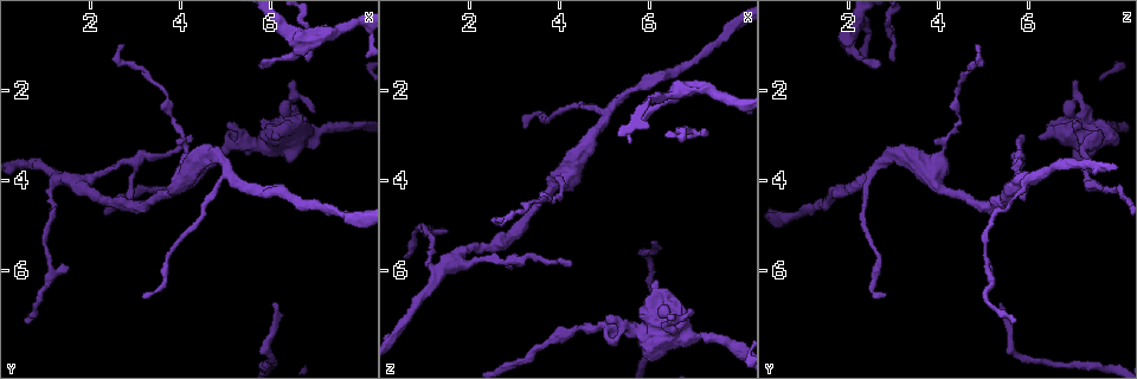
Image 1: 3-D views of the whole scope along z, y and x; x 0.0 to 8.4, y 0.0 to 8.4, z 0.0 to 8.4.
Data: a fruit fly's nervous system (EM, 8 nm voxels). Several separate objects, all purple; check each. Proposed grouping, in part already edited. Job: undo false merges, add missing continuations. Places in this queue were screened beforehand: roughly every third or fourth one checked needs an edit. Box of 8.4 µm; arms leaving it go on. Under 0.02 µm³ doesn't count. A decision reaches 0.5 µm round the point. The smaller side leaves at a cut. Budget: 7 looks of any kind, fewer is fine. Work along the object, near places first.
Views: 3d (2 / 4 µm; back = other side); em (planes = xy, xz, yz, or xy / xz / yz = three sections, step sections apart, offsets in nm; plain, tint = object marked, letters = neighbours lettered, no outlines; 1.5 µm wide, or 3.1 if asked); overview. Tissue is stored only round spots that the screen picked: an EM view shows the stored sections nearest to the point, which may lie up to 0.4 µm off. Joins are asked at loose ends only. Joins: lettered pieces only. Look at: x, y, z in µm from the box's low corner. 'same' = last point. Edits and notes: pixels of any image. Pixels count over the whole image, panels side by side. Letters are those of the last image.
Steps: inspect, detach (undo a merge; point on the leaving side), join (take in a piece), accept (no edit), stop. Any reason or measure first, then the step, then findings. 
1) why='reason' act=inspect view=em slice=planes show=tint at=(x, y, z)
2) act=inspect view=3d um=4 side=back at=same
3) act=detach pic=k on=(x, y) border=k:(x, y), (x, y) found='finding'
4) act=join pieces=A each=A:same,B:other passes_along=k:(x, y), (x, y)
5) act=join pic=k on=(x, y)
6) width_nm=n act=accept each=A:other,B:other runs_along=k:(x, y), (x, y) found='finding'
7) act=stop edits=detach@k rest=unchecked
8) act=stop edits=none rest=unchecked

why='free end' act=inspect view=em slice=planes show=tint at=(2.80, 1.00, 4.80)

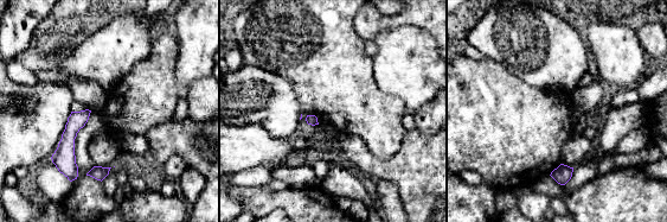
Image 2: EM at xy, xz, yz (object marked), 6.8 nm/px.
why='what lies round it' act=inspect view=em slice=planes show=letters at=same

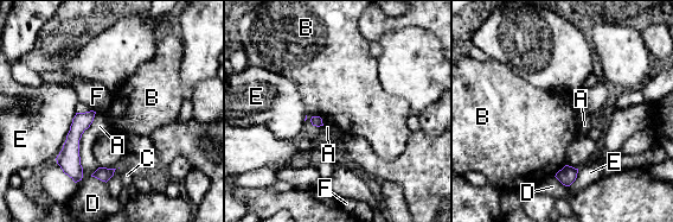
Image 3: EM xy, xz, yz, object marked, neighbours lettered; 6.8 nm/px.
act=accept each=A:other,B:other,C:other,D:other,E:other,F:other border=3:(565, 164), (555, 176) found='none of them fits'

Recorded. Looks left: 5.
why='thin end' act=inspect view=em slice=planes show=letters at=(0.60, 7.15, 5.80)

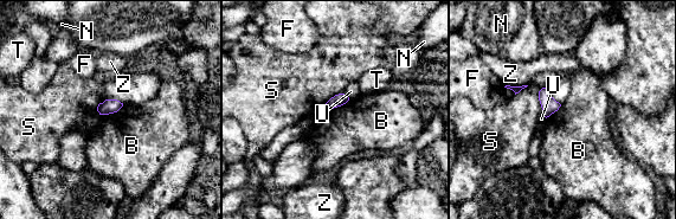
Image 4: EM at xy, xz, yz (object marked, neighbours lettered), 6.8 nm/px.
act=accept each=B:other,F:other,N:other,S:other,T:other,U:other,Z:other found='none of them fits'

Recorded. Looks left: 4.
why='branch stops here' act=inspect view=em slice=xz step=4 show=tint at=(5.05, 2.75, 7.05)

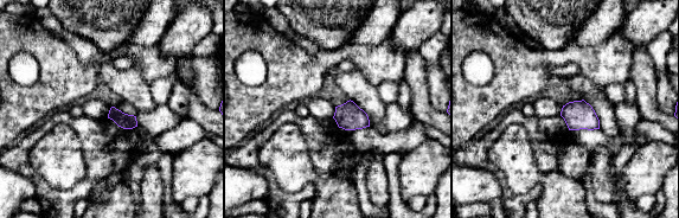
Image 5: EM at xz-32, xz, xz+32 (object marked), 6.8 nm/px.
act=inspect view=em slice=xz step=4 show=letters at=same

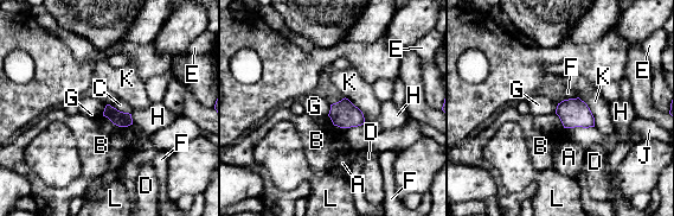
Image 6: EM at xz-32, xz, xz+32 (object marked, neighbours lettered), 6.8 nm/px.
act=accept each=A:other,B:other,C:other,D:other,E:other,F:other,G:other,H:other,J:other,K:other,L:other border=6:(107, 105), (102, 114) found='no lettered piece goes on from it'

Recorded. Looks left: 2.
act=stop edits=none rest=unchecked

